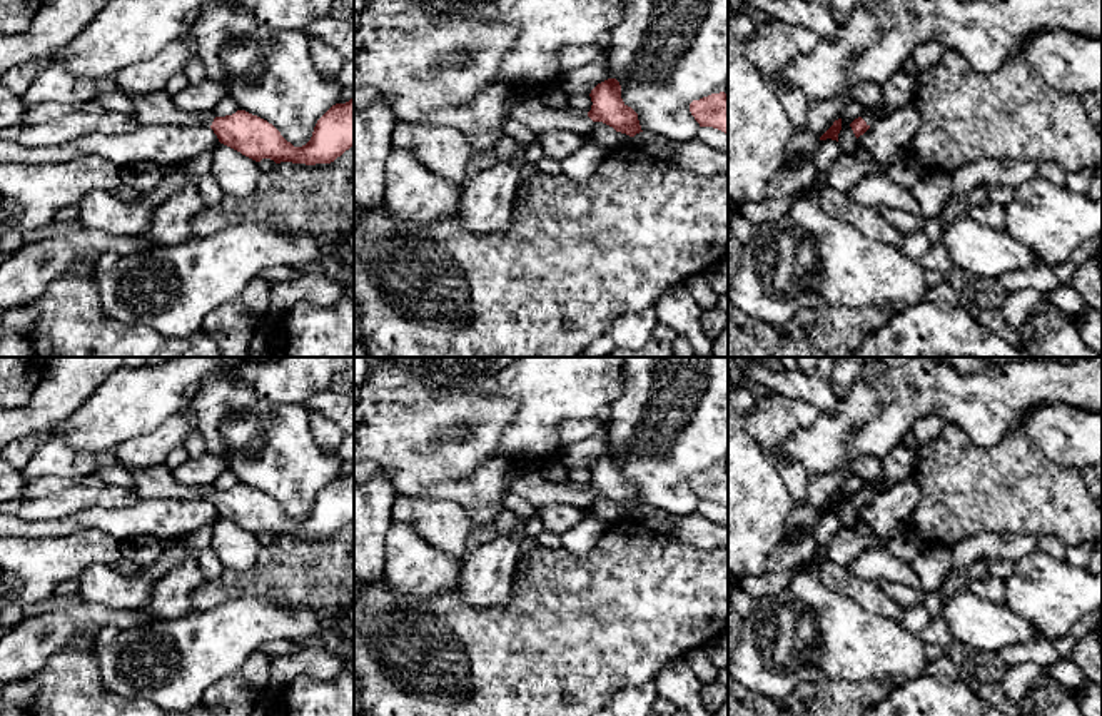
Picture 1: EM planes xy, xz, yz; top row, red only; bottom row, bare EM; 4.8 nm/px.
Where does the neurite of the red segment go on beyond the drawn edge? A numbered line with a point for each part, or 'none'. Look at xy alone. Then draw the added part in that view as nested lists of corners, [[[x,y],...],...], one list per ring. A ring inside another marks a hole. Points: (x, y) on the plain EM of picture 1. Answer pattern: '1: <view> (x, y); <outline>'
1: xy (151, 483); [[[165,464],[132,467],[129,472],[140,499],[210,501],[215,492],[212,486],[187,487],[177,482]]]

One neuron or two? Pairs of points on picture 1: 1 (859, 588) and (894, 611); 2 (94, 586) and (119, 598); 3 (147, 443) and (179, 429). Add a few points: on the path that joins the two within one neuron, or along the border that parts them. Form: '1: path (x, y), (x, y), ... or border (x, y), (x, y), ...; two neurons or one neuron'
1: path (867, 594), (885, 606); one neuron
2: path (101, 586), (107, 586), (112, 591); one neuron
3: path (156, 443), (171, 433); one neuron

